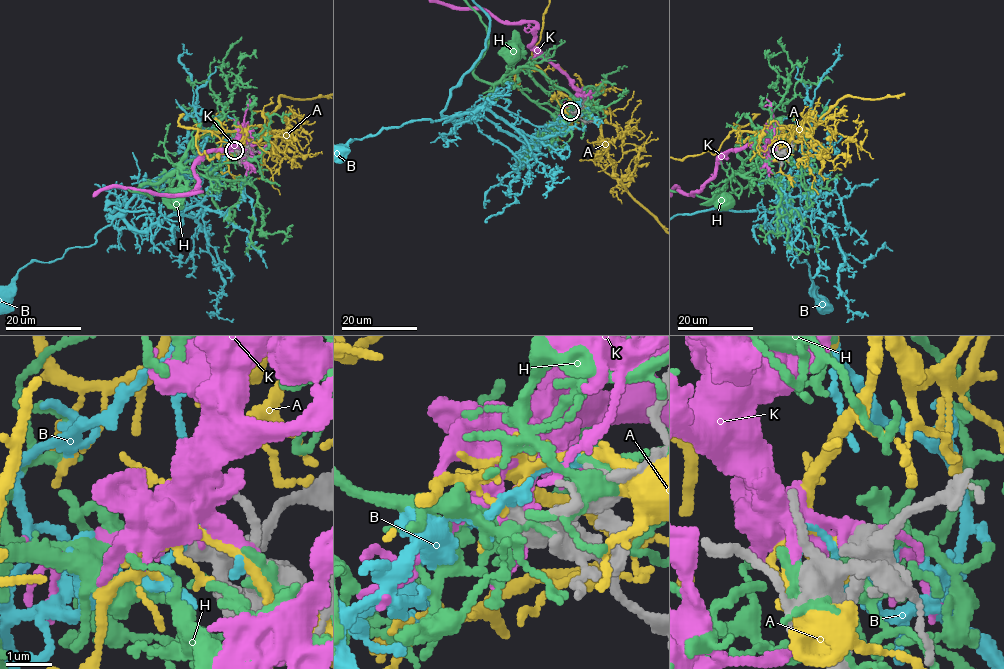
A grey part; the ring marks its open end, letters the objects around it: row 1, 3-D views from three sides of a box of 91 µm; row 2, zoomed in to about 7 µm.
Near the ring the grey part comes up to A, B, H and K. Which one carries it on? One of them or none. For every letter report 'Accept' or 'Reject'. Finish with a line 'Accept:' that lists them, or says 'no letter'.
A: Reject
B: Reject
H: Reject
K: Reject
Accept: no letter

